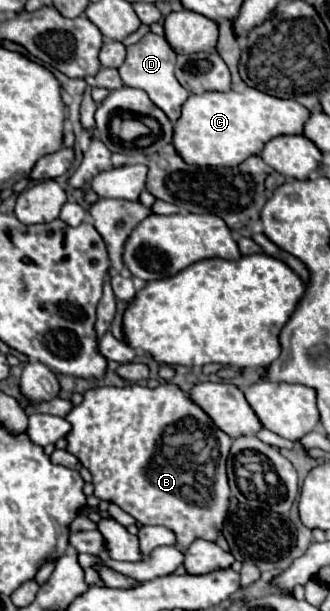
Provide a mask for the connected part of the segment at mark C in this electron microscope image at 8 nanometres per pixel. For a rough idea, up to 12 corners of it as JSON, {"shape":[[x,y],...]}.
{"shape":[[259,89],[189,95],[171,145],[237,167],[309,111]]}

